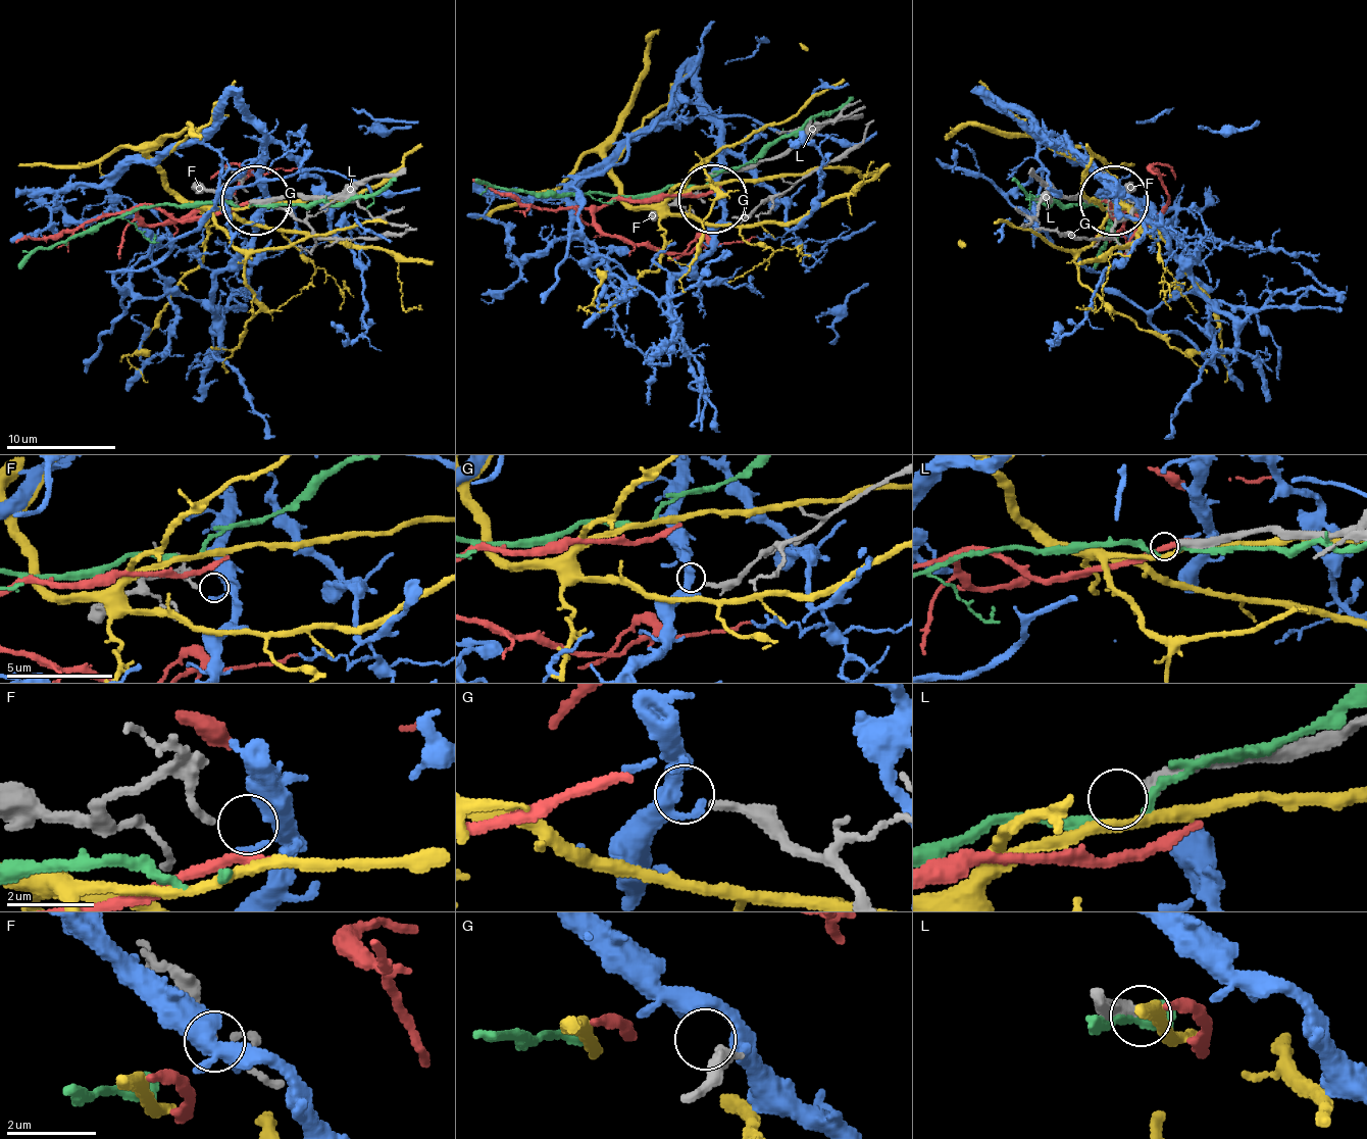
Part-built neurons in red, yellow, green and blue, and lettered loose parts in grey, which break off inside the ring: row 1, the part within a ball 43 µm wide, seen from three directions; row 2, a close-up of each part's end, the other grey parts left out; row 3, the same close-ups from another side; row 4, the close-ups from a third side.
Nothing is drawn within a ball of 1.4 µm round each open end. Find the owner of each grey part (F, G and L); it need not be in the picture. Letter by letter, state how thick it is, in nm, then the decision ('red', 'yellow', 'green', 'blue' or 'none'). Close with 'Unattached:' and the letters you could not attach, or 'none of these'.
F: calibre 180 nm; blue
G: calibre 190 nm; none
L: calibre 320 nm; none
Unattached: G, L

